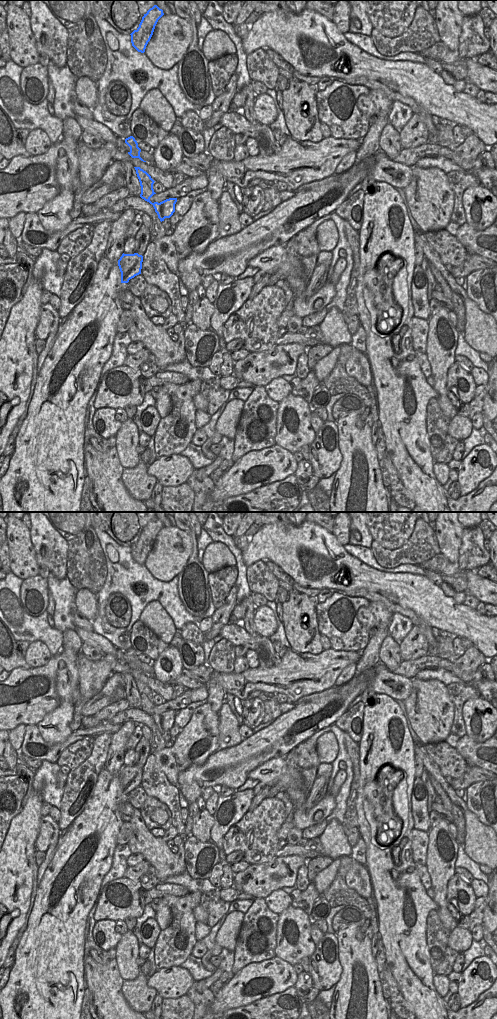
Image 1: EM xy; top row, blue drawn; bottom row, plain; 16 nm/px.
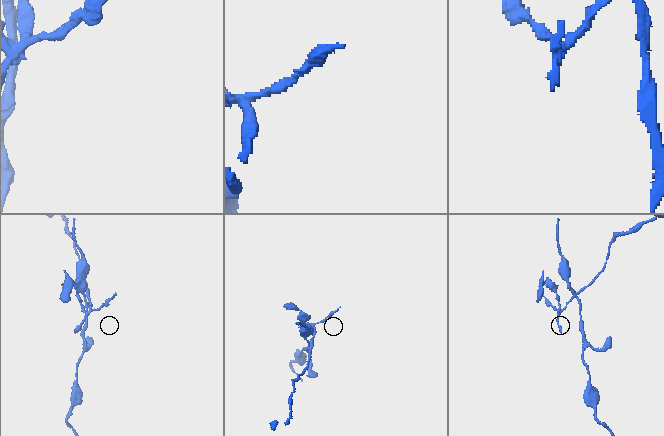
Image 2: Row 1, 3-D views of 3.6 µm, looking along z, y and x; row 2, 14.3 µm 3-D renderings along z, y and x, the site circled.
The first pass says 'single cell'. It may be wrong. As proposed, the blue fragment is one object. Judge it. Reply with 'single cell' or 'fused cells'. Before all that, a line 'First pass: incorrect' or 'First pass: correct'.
First pass: incorrect
fused cells

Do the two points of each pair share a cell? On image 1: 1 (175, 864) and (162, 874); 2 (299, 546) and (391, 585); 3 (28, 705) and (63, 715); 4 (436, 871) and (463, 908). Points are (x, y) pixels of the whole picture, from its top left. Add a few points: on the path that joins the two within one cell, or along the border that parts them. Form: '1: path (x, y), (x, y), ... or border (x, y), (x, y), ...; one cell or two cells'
1: path (171, 863), (164, 870); one cell
2: path (322, 554), (339, 554), (362, 576), (368, 577); one cell
3: border (56, 688), (61, 702), (36, 724); two cells
4: border (455, 873), (447, 884), (447, 910); two cells

